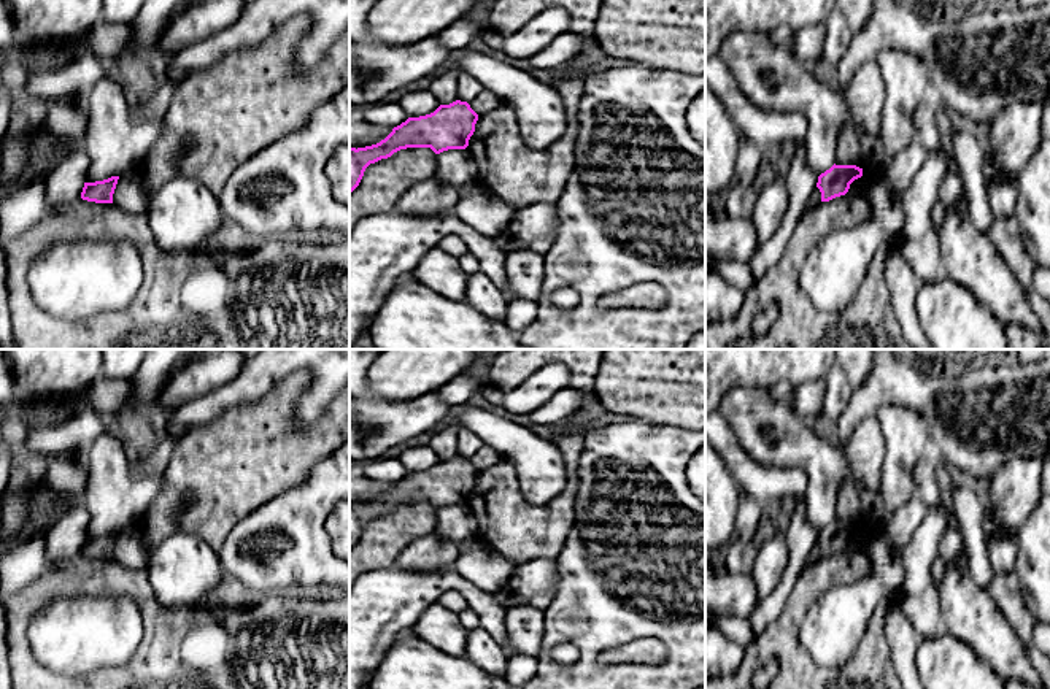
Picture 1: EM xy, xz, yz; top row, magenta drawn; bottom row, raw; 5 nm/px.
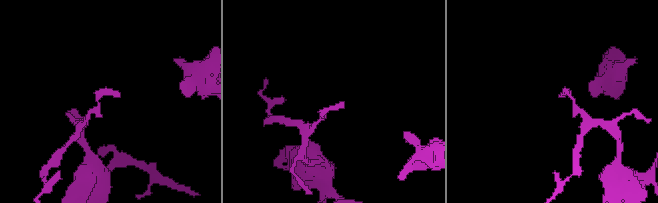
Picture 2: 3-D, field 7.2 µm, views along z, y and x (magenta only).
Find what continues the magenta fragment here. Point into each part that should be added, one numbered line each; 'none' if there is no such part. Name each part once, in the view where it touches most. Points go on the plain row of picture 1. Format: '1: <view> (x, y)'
none

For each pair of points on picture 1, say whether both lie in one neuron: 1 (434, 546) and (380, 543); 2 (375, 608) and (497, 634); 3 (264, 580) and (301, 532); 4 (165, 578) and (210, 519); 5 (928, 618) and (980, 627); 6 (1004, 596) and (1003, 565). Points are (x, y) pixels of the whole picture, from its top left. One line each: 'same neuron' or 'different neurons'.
1: different neurons
2: same neuron
3: same neuron
4: different neurons
5: different neurons
6: different neurons

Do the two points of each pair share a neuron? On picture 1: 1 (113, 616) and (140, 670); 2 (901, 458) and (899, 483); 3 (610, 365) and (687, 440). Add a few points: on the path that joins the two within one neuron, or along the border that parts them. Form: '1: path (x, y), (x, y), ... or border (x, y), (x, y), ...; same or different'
1: border (142, 618), (135, 653), (99, 672); different
2: path (899, 464), (899, 477); same
3: border (636, 418), (645, 423), (672, 424), (688, 431); different

